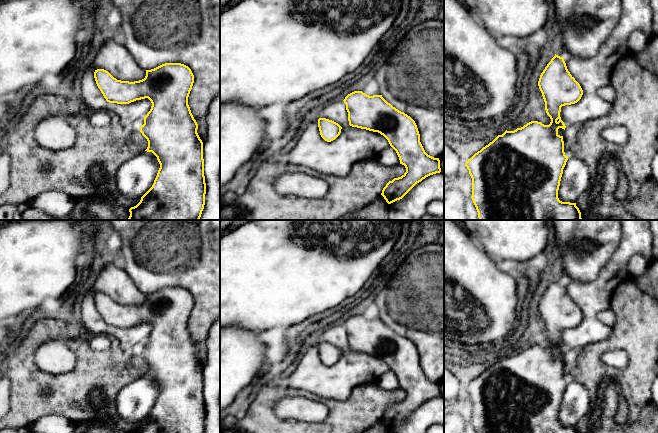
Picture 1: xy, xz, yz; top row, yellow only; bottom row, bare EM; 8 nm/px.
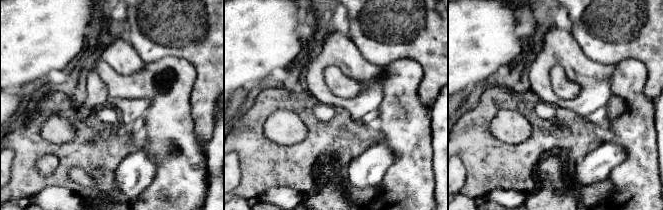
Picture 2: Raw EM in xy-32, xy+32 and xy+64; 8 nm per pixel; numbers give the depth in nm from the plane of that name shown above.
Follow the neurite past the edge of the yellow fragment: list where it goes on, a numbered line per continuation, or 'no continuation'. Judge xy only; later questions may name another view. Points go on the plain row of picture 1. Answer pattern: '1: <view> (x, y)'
1: xy (113, 280)

